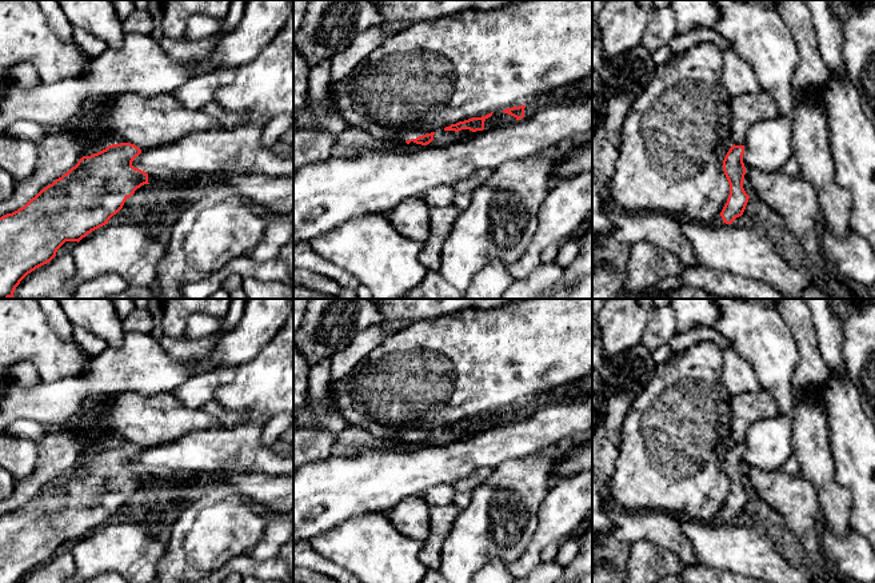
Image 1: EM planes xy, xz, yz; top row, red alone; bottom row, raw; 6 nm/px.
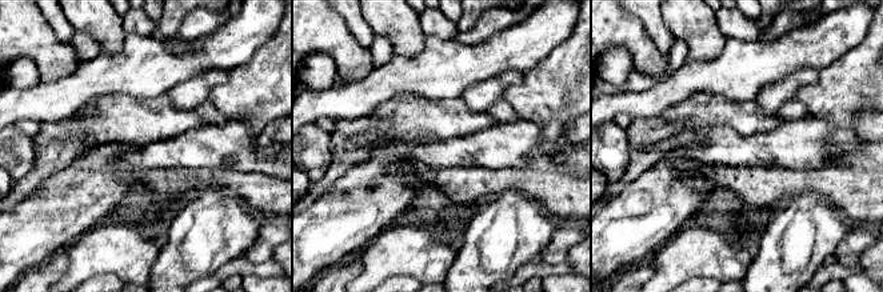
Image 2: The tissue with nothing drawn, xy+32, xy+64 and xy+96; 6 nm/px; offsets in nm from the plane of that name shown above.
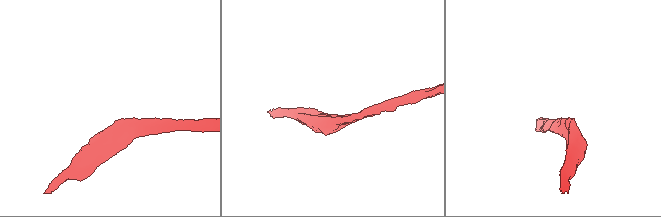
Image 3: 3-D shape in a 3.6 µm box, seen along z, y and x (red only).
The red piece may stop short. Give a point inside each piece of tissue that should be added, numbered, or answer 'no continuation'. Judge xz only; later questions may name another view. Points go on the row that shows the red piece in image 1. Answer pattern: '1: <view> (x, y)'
no continuation

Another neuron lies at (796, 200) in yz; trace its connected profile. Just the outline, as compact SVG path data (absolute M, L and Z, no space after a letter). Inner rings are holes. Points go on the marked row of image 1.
M746 168L746 175L755 193L783 217L808 256L818 263L818 268L824 268L820 240L815 231L822 221L819 193L815 187L800 175L790 176L782 169L764 172Z

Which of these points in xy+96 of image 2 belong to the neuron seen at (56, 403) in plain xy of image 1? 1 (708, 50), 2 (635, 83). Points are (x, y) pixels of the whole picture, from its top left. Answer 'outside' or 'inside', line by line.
1: outside
2: outside

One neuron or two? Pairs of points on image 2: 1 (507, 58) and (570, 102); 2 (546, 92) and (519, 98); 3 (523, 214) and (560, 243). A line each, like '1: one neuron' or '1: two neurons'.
1: two neurons
2: one neuron
3: two neurons

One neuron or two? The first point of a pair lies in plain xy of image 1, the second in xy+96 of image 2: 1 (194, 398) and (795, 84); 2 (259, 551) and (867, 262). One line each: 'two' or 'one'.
1: one
2: two

